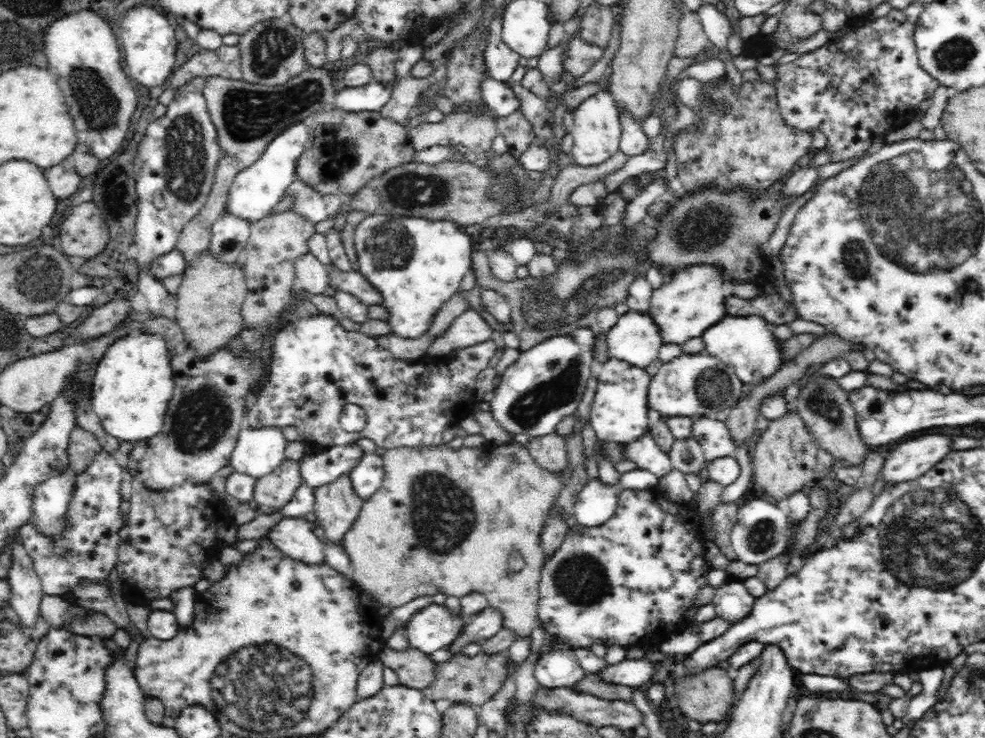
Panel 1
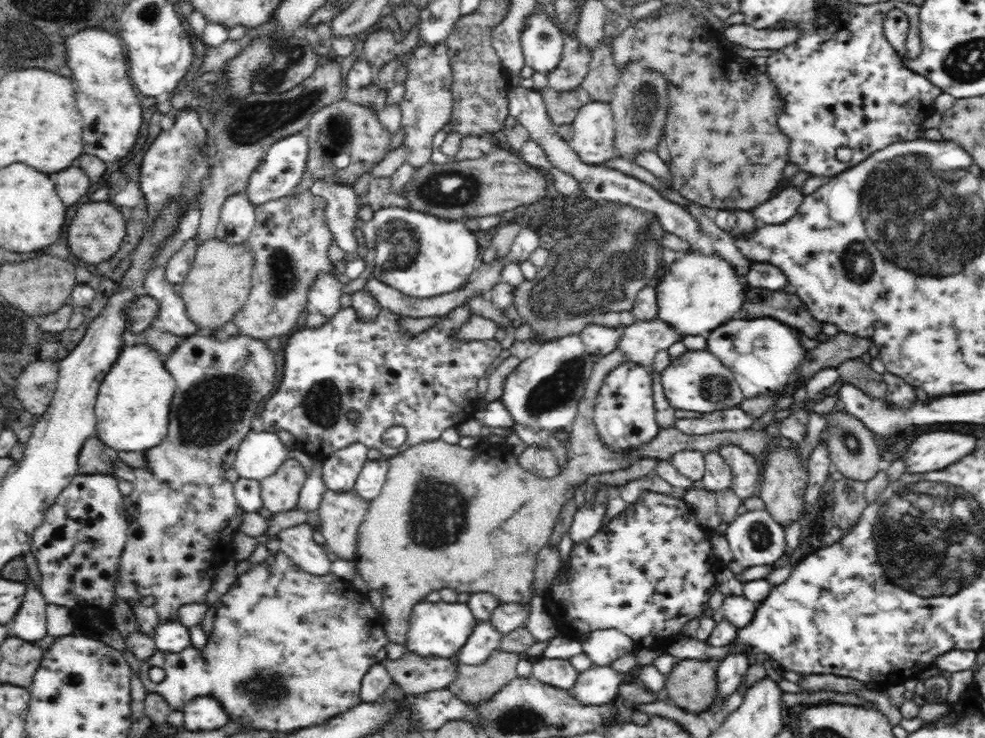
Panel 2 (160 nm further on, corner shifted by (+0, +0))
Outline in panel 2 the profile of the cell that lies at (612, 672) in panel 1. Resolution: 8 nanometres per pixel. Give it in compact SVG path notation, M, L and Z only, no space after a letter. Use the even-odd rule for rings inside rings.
M595 664L592 668L579 673L570 692L581 704L602 705L615 701L619 686L629 681L626 673L618 672L609 665Z

